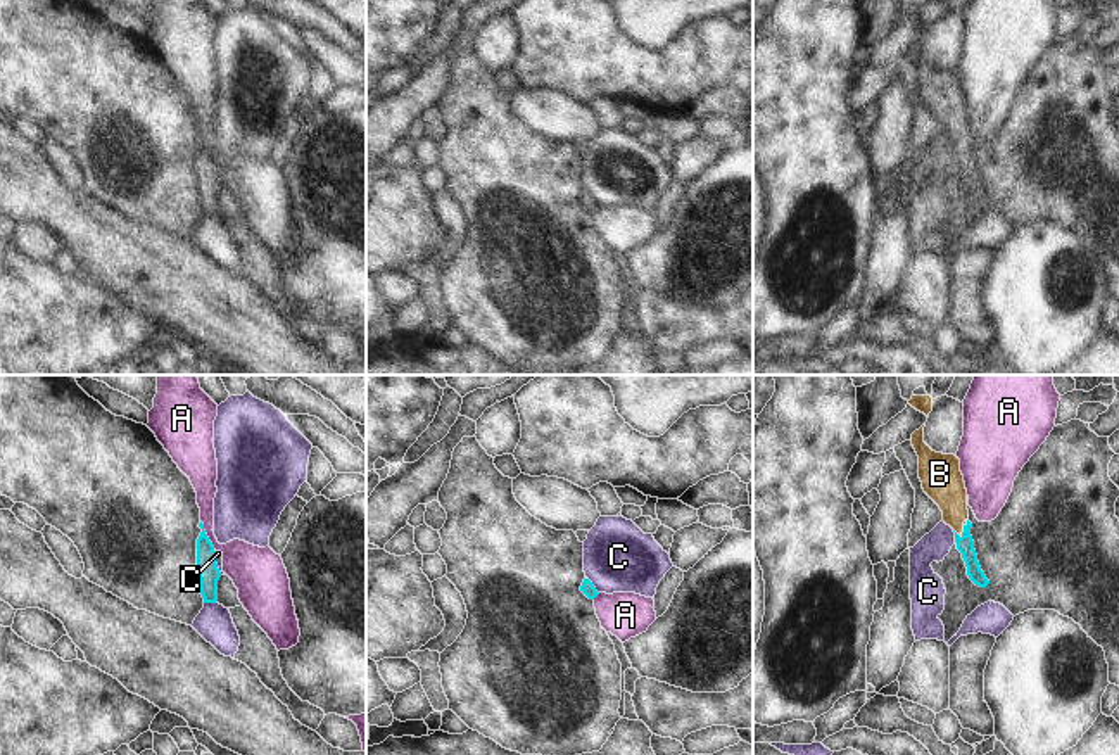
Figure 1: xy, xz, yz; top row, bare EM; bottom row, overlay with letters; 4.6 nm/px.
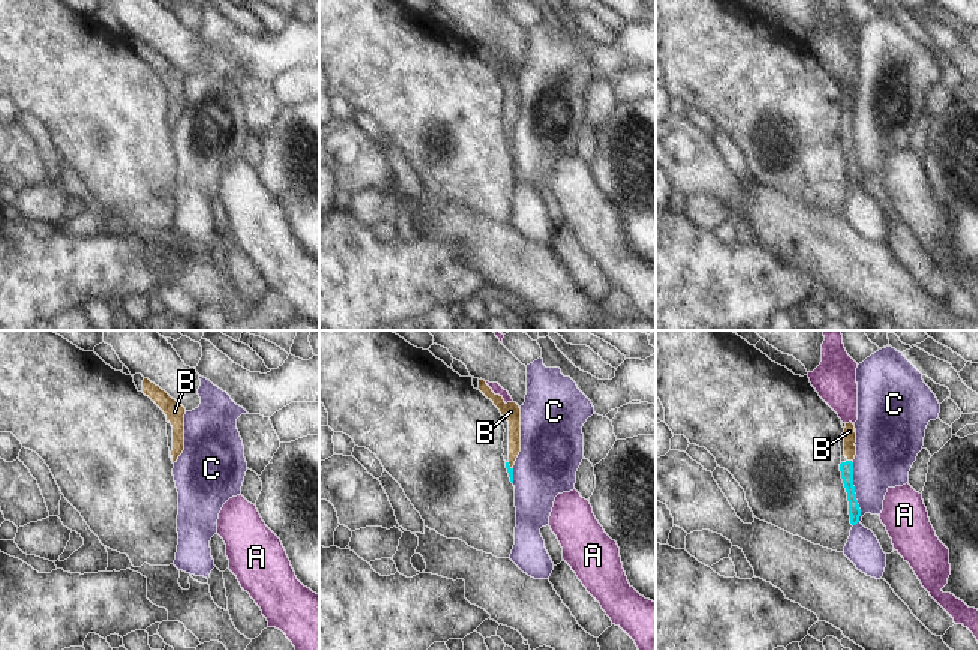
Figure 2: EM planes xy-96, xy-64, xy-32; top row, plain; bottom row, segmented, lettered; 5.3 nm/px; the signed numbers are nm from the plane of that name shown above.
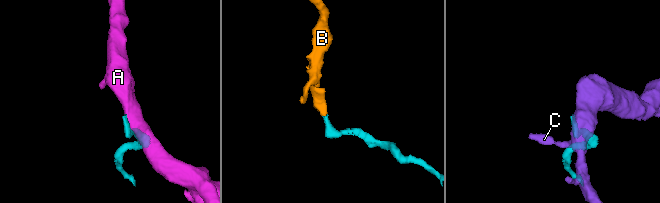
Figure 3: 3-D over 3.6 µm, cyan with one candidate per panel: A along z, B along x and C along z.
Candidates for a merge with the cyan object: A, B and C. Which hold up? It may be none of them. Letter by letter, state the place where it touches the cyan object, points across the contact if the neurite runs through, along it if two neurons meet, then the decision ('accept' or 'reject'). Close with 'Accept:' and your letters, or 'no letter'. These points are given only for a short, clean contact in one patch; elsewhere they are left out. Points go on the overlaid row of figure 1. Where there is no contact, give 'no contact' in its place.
A: contact xy (206, 534); border xy (201, 520), (214, 548); reject
B: contact yz (962, 532); way yz (964, 545), (962, 532), (943, 482); accept
C: contact xz (593, 586); border xz (587, 577), (598, 593); reject
Accept: B

